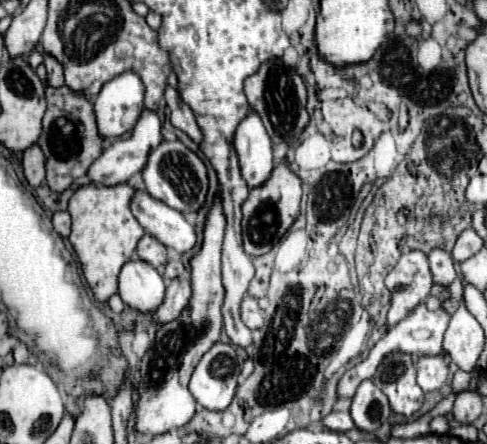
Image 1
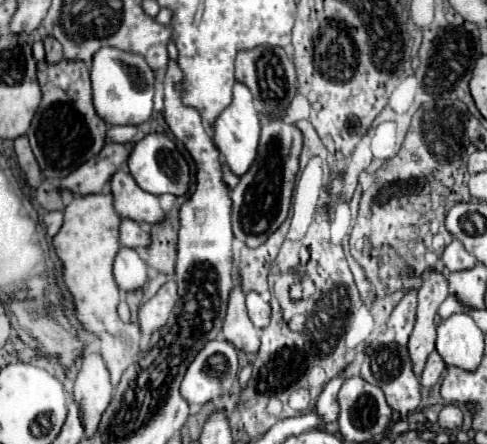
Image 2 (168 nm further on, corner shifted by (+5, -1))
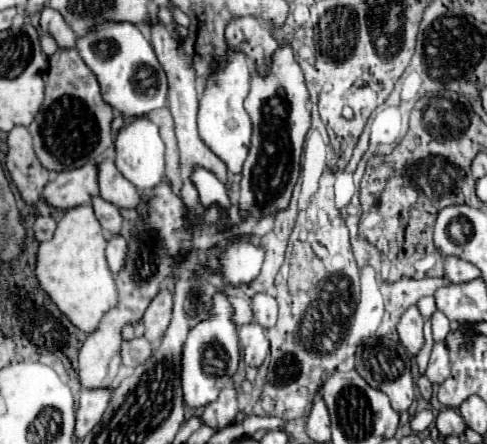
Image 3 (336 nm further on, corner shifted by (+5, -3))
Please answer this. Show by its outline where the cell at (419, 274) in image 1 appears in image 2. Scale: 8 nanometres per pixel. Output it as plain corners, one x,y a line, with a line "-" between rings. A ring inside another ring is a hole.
411,289
389,317
389,327
395,331
395,341
399,345
407,345
409,341
409,335
415,325
415,309
417,309
417,291

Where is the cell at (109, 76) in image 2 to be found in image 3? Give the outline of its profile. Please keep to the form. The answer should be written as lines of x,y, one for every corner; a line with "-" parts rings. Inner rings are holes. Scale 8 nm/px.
103,23
85,37
77,39
77,49
99,81
103,101
121,115
143,117
165,105
167,79
151,43
139,27
131,23

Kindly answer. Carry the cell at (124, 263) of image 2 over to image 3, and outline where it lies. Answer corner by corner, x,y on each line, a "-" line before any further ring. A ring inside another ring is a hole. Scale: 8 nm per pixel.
113,235
107,245
107,261
113,275
117,275
125,267
125,253
127,253
127,241
121,235

